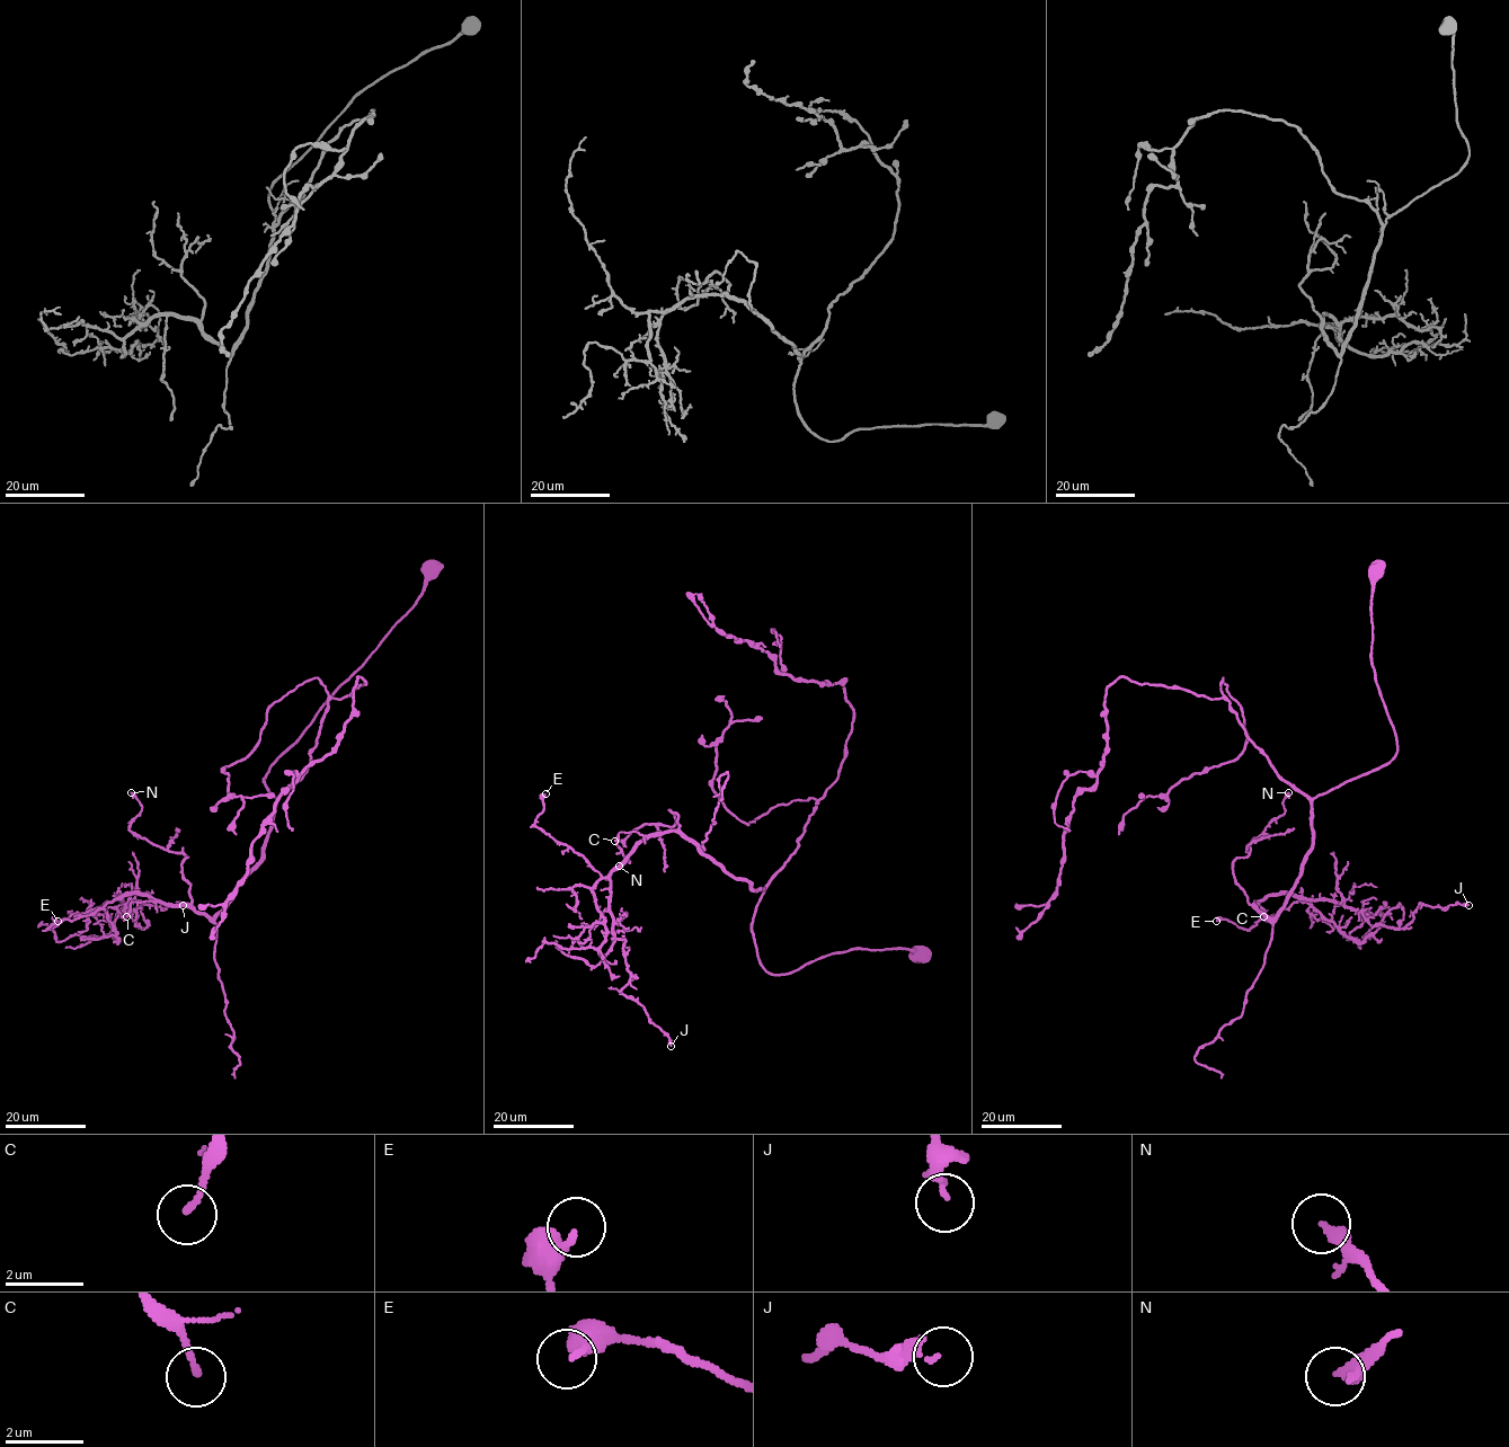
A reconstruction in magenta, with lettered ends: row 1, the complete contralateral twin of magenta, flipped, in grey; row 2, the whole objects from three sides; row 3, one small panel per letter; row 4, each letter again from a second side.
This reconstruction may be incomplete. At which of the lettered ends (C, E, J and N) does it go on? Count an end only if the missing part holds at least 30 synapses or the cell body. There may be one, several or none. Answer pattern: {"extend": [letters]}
{"extend": []}

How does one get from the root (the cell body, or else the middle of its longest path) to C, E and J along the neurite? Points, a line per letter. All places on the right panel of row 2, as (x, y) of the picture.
C: (1374, 569), (1372, 664), (1396, 754), (1313, 800), (1313, 842), (1303, 873), (1274, 917), (1253, 900), (1263, 916)
E: (1374, 569), (1396, 754), (1313, 800), (1286, 903), (1253, 905), (1298, 900), (1216, 921)
J: (1374, 569), (1396, 754), (1313, 800), (1286, 903), (1253, 905), (1294, 894), (1404, 928), (1468, 905)

